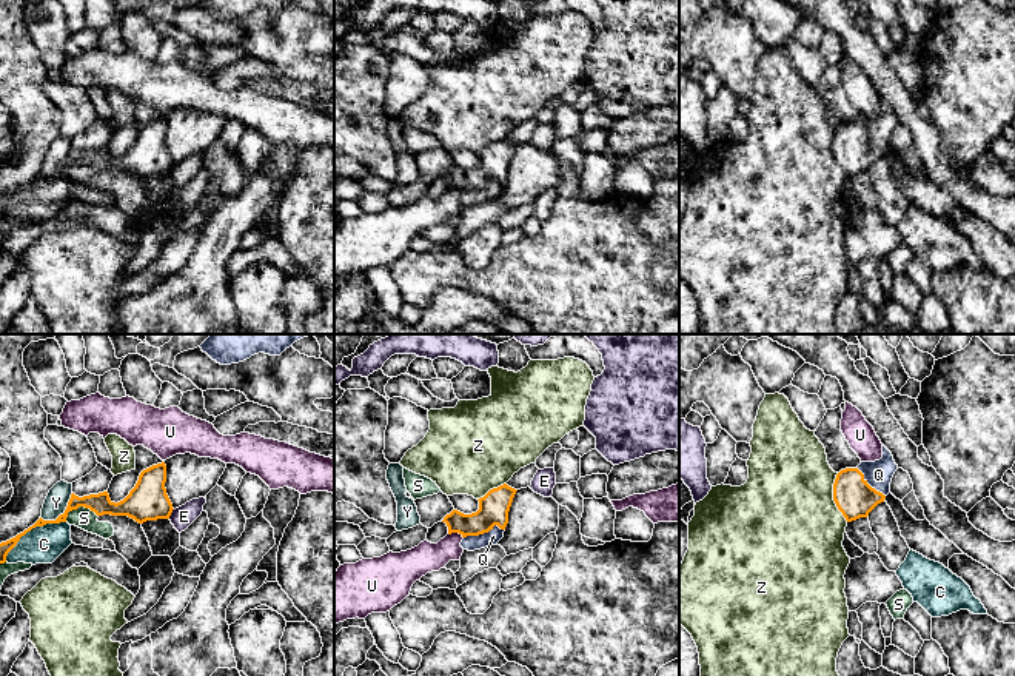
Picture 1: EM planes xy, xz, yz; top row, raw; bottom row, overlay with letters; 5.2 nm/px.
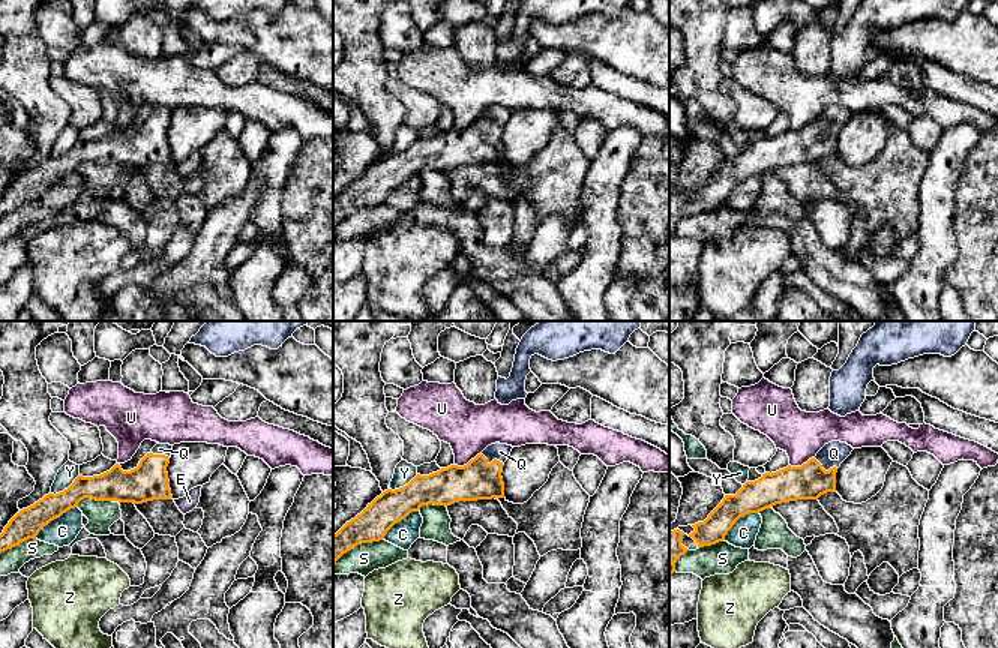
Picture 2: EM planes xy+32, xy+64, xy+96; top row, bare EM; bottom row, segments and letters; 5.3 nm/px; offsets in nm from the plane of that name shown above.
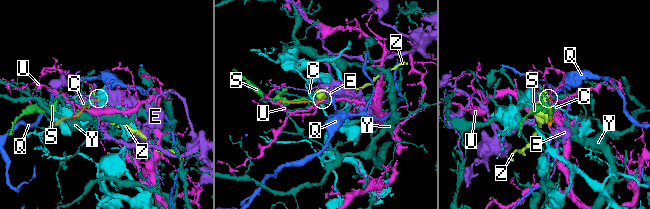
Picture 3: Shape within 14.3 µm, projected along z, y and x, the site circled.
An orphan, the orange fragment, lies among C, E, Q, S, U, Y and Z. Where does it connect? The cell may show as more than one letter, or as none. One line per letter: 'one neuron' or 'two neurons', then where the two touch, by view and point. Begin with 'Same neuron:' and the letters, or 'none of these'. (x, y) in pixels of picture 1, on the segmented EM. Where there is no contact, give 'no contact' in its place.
Same neuron: Q
C: two neurons | xy (31, 528)
E: two neurons | xy (171, 512)
Q: one neuron | xz (484, 532)
S: two neurons | xy (79, 505)
U: two neurons | xz (456, 532)
Y: two neurons | xy (60, 515)
Z: two neurons | yz (834, 498)

